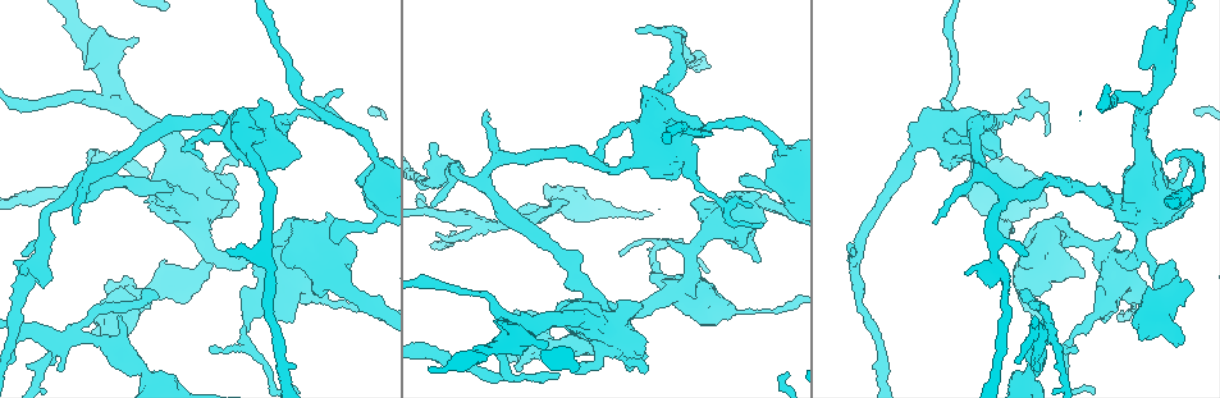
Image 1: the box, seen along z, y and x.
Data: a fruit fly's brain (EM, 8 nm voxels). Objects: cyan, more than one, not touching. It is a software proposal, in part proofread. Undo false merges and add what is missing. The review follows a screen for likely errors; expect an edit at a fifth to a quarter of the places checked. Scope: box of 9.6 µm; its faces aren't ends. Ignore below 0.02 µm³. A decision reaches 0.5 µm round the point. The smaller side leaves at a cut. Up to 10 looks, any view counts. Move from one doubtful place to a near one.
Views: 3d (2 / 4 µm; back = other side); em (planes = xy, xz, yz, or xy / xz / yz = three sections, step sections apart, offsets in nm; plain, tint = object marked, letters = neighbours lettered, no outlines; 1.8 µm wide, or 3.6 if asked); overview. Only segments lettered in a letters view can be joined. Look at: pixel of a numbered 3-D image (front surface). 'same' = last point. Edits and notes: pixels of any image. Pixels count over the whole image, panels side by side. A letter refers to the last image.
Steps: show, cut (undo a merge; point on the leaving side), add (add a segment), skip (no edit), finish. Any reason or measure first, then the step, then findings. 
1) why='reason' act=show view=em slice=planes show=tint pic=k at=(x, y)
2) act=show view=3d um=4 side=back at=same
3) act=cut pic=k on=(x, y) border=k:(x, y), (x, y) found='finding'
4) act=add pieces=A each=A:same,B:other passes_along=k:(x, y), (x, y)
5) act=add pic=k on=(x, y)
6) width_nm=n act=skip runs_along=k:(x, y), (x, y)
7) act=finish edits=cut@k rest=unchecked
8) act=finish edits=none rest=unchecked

why='free end' act=show view=3d um=2 pic=1 at=(163, 8)

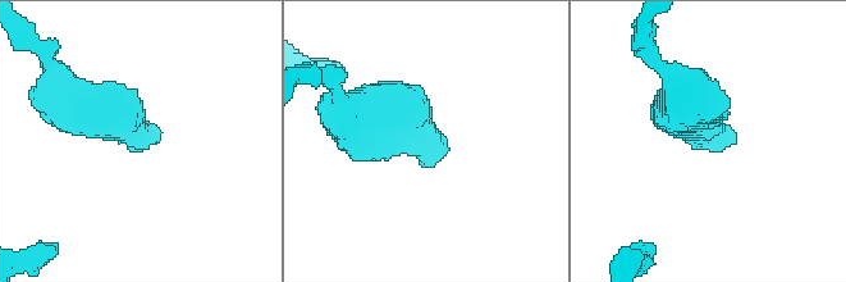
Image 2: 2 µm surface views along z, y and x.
act=show view=em slice=yz step=8 show=tint pic=2 at=(131, 148)

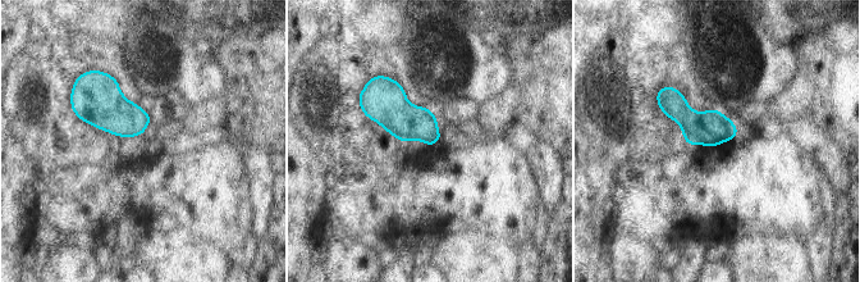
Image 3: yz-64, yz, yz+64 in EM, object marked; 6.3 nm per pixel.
why='cut it another way' act=show view=em slice=planes show=letters at=same

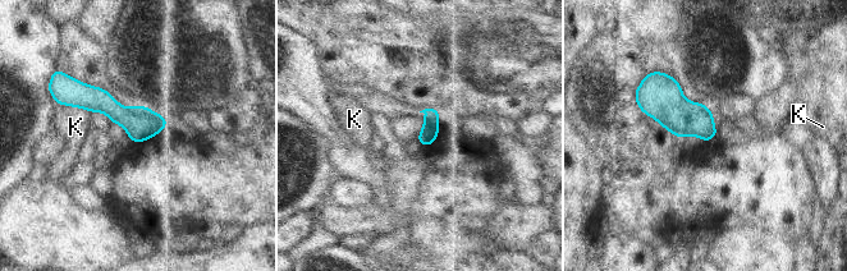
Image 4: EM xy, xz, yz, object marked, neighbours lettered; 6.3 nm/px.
act=skip each=K:other runs_along=4:(68, 99), (163, 123) found='none of them fits'

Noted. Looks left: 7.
why='four or more arms meet' act=show view=em slice=xz step=4 show=tint pic=1 at=(65, 338)

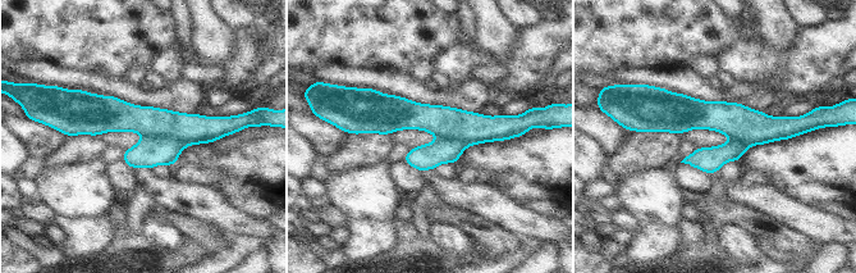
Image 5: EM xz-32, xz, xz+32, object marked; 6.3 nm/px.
act=show view=em slice=xz step=4 show=letters at=same

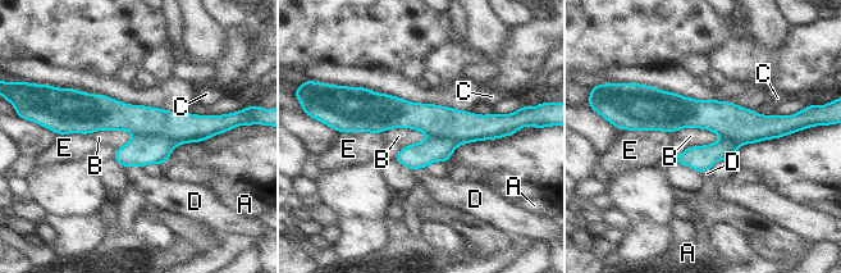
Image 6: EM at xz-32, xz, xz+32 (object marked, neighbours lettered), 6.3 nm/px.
act=cut pic=6 on=(141, 150) each=A:other,B:other,C:other,D:other,E:other border=6:(136, 135), (167, 135), (178, 144) found='two neurons meet here'

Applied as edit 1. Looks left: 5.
act=show view=overview

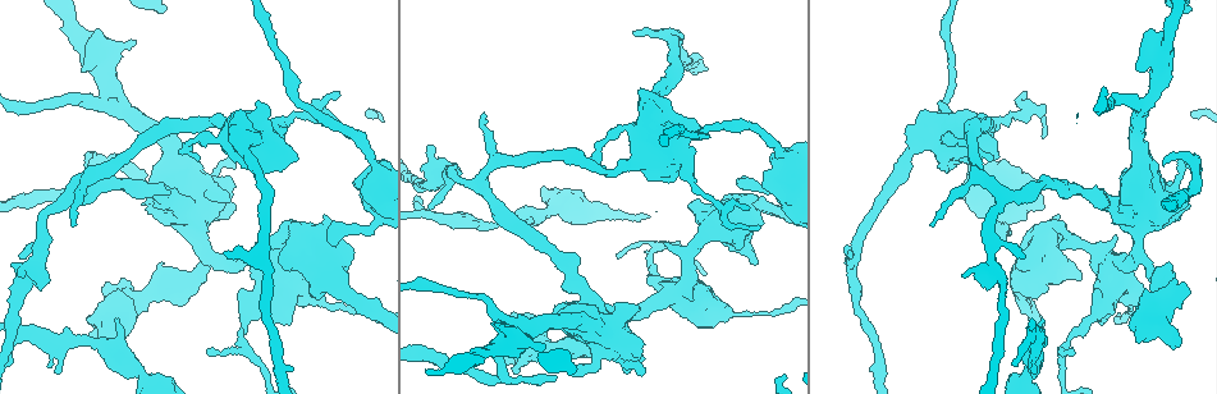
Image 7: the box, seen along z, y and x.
why='sudden change in width' act=show view=em um=3.6 slice=planes show=letters pic=7 at=(274, 263)

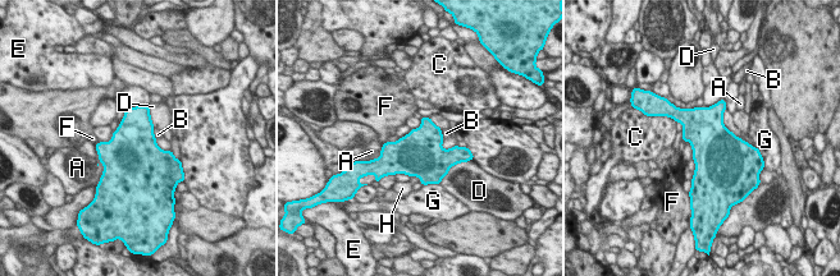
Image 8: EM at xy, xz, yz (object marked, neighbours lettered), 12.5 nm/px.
act=skip each=A:other,B:other,C:other,D:other,E:other,F:other,G:other,H:other border=8:(154, 128), (155, 138) found='continuous, no second neuron'

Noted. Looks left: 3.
act=finish edits=cut@6 rest=unchecked

